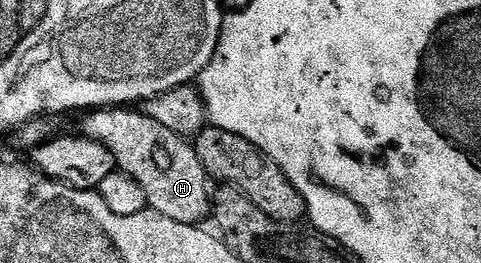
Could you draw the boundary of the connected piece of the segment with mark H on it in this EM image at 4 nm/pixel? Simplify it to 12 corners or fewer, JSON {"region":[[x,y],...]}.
{"region":[[128,106],[87,113],[148,208],[196,224],[210,177],[195,143]]}

